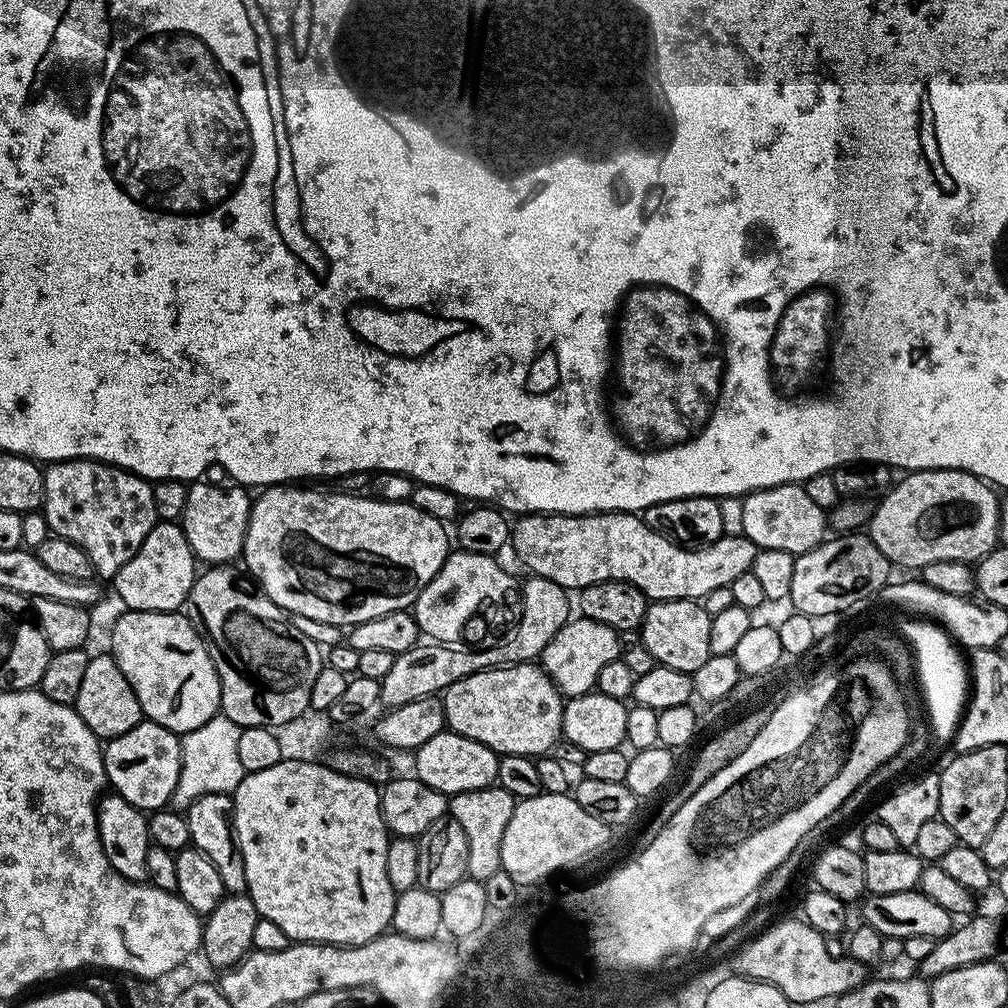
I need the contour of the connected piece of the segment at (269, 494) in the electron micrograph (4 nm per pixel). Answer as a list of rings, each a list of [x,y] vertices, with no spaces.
[[[273,484],[252,500],[242,564],[260,591],[292,616],[341,626],[411,609],[420,591],[449,558],[450,532],[444,529],[445,521],[418,510],[411,502],[386,502],[351,492],[315,492],[308,487],[312,486]]]

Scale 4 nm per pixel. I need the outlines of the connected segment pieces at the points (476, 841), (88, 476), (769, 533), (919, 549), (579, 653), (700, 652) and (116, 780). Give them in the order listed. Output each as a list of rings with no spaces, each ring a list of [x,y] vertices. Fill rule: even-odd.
[[[499,786],[483,788],[482,790],[466,790],[451,797],[448,802],[448,812],[462,826],[462,834],[466,834],[468,847],[467,879],[483,882],[493,874],[501,872],[502,834],[506,834],[506,826],[510,822],[510,814],[514,814],[517,799],[506,789]]]
[[[57,460],[43,469],[44,502],[42,511],[48,523],[49,533],[61,536],[66,542],[74,542],[90,558],[95,575],[114,578],[142,546],[146,534],[157,524],[154,510],[154,490],[144,477],[128,472],[101,460]]]
[[[803,483],[759,488],[743,497],[741,504],[743,536],[757,549],[786,550],[791,556],[798,557],[814,546],[823,544],[826,539],[824,531],[830,528],[825,509],[810,502],[810,494],[806,494]]]
[[[930,468],[927,470],[912,470],[907,473],[905,480],[900,480],[872,509],[872,518],[866,525],[867,535],[886,554],[886,558],[894,566],[900,564],[904,568],[919,570],[930,566],[930,562],[962,562],[972,566],[990,554],[998,546],[1000,539],[1000,501],[997,489],[983,481],[979,476],[963,472],[960,468]],[[950,506],[950,522],[926,522],[928,510],[940,510],[932,516],[948,514],[944,508]]]
[[[581,616],[575,617],[553,633],[543,645],[540,652],[541,667],[551,677],[561,695],[568,698],[582,696],[595,687],[596,678],[603,666],[621,657],[619,637],[619,633],[604,623]]]
[[[657,600],[648,605],[638,629],[638,639],[657,665],[691,674],[712,655],[712,618],[699,600]]]
[[[145,719],[126,734],[111,737],[103,745],[104,775],[115,795],[126,798],[135,808],[160,810],[171,801],[180,773],[180,736],[153,720]]]

